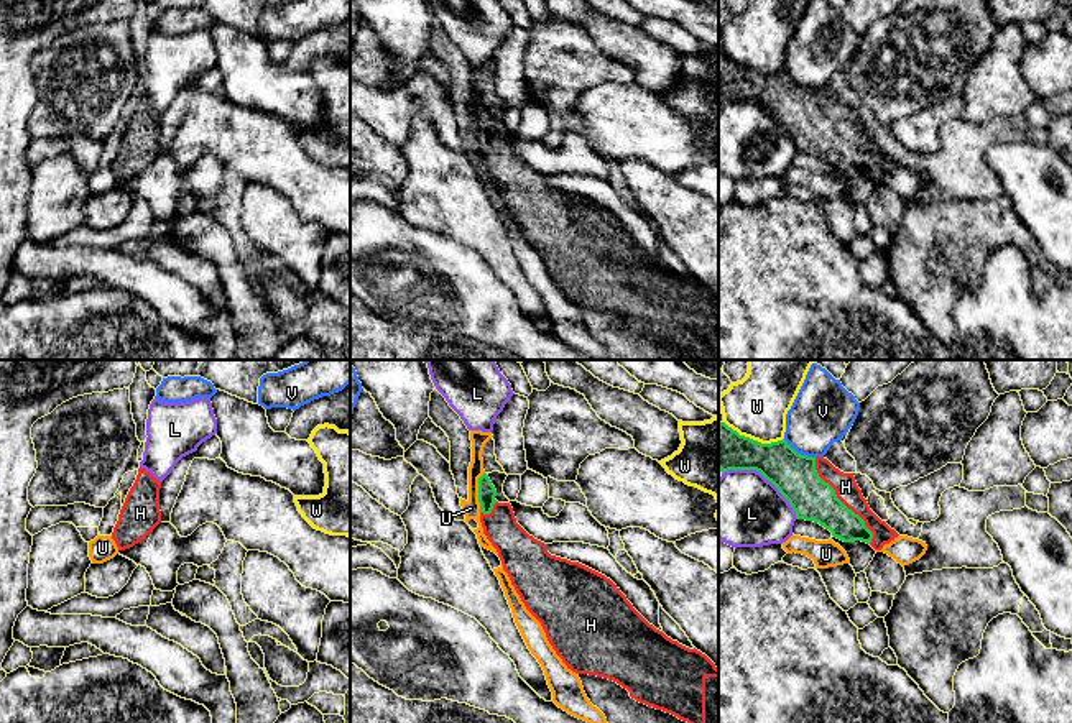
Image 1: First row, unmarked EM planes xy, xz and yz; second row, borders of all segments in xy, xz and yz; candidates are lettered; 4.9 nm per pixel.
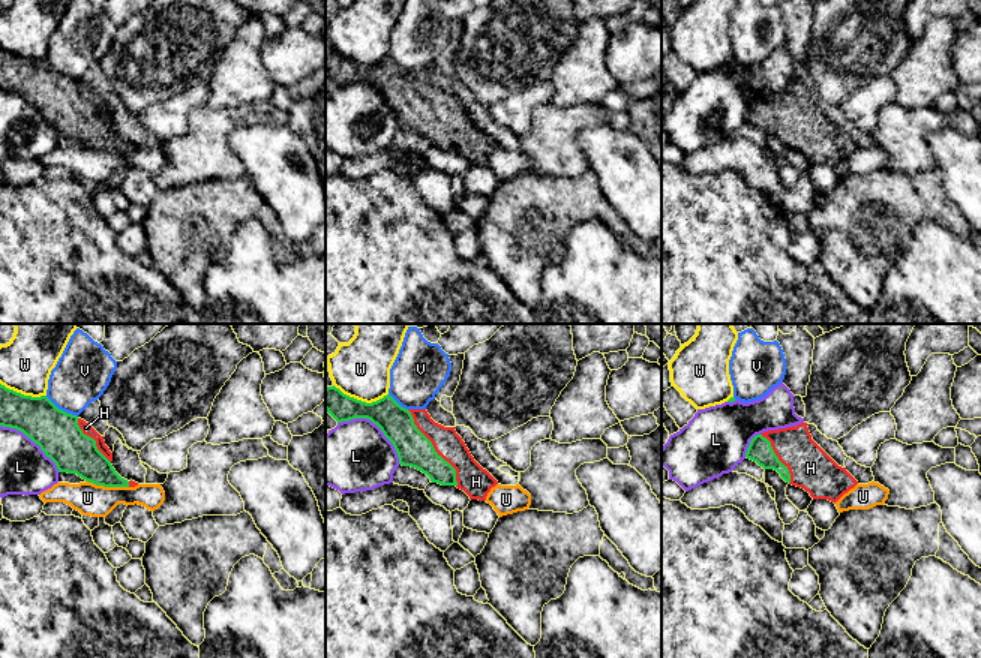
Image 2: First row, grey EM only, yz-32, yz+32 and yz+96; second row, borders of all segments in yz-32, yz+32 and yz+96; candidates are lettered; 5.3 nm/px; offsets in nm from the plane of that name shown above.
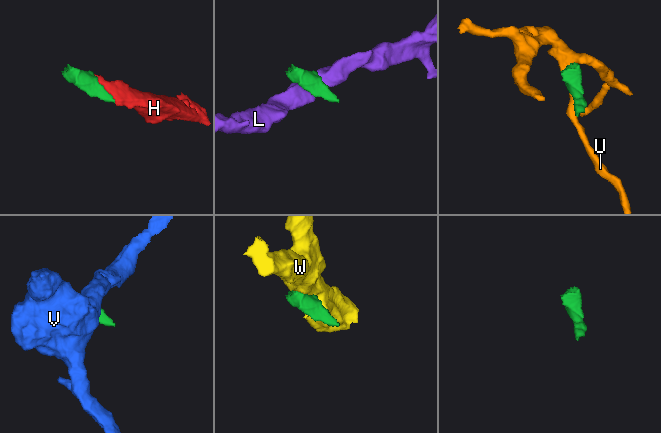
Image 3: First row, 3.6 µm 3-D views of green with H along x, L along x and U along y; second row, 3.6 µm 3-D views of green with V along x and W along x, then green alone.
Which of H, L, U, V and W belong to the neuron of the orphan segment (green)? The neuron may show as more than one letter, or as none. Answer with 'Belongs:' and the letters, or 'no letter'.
Belongs: H

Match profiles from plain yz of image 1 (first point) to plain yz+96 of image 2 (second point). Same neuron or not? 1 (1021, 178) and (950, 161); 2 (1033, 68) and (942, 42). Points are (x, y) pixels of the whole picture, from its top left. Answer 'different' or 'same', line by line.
1: same
2: different

